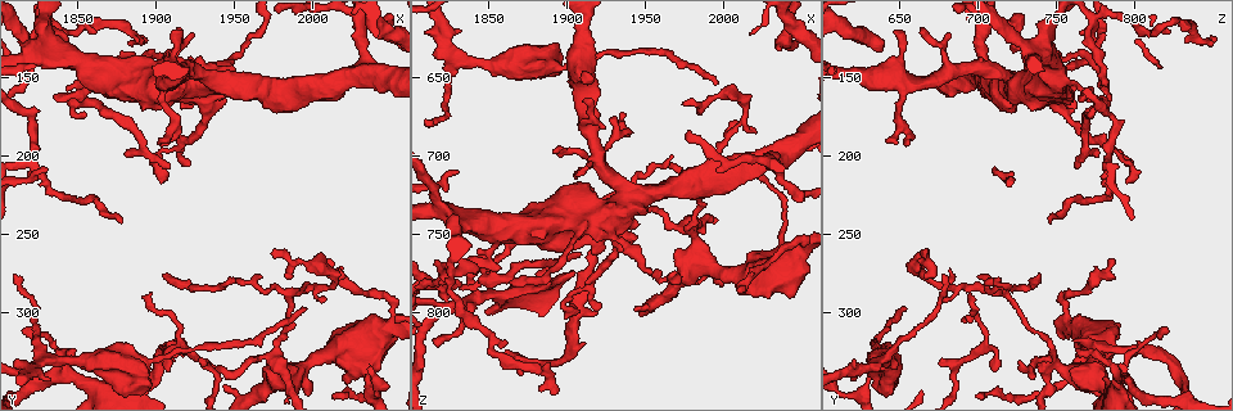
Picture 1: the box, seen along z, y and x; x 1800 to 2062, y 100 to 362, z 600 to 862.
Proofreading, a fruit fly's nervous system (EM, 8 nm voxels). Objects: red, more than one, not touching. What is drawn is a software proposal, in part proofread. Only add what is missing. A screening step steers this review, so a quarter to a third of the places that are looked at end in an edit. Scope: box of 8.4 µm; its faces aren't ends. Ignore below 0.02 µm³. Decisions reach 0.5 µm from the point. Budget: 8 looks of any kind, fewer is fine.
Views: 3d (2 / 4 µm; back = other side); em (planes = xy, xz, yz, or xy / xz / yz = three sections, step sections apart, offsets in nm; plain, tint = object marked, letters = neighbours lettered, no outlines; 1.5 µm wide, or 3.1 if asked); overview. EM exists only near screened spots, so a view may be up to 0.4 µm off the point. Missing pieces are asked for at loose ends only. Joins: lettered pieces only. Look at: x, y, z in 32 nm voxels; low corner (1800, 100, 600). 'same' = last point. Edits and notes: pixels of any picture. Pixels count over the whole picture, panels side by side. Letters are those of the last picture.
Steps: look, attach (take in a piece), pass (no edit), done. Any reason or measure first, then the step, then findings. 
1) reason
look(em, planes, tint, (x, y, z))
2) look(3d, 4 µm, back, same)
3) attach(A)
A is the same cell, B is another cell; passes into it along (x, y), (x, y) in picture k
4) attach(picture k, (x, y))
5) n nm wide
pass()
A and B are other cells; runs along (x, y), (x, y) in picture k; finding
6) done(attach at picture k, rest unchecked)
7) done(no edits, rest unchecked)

free end
look(em, planes, tint, (1912, 318, 760))

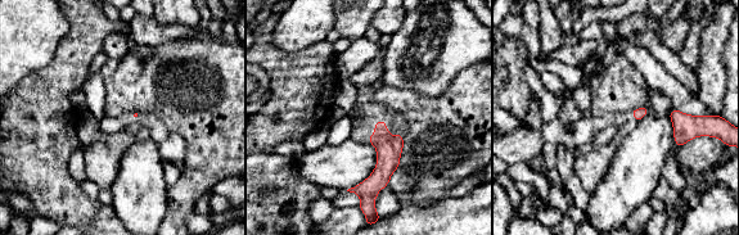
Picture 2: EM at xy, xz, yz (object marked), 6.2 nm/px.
what lies round it
look(em, planes, letters, same)

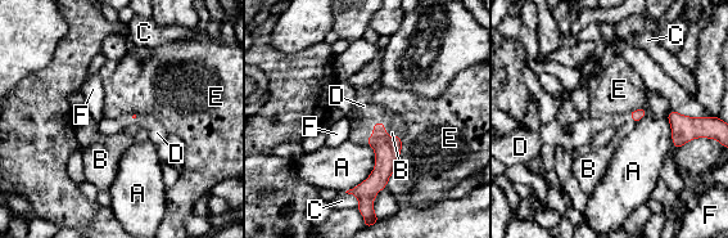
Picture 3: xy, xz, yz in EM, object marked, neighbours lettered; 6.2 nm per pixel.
attach(D)
D is the same cell, A, B, C, E and F are other cells; passes into it along (387, 149), (372, 129), (364, 106) in picture 3; it goes on there

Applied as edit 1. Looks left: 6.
redraw
look(overview)

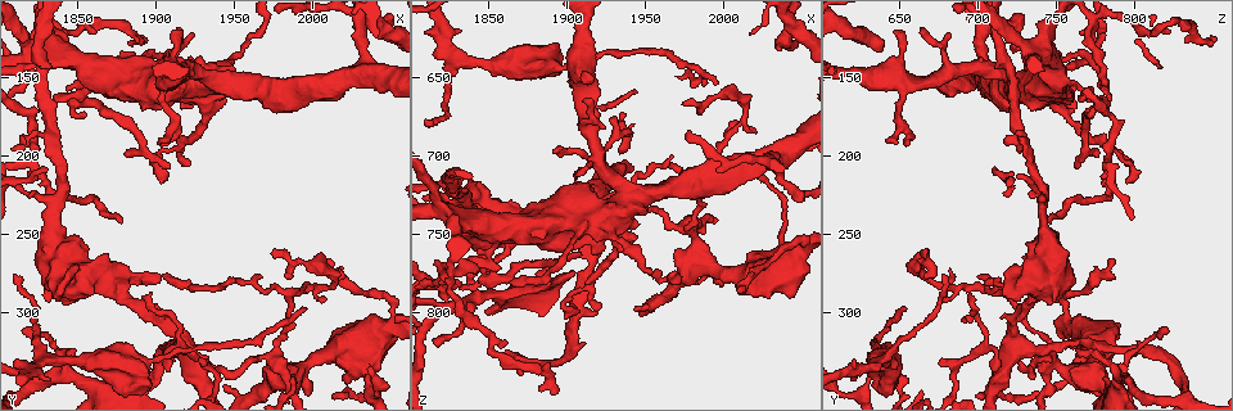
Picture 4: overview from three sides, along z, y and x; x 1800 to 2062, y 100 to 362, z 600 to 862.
tapers out
look(3d, 2 µm, (1896, 288, 694))

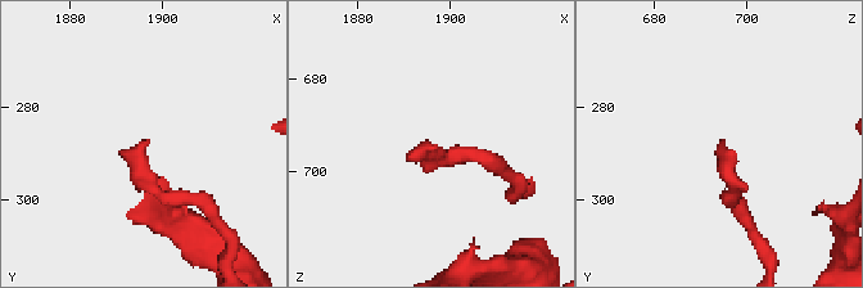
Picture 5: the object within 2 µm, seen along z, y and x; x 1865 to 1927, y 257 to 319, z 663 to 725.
shape alone is not enough
look(em, planes, letters, (1896, 287, 695))

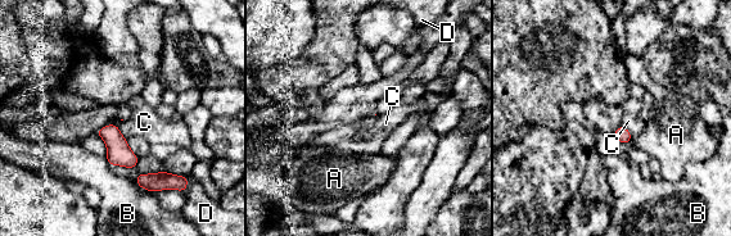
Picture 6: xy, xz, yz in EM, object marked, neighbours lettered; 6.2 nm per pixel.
C touches over 160 nm
pass()
A, B, C and D are other cells; border along (109, 122), (118, 128), (126, 140) in picture 6; none of them fits

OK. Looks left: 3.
tapers out
look(3d, 2 µm, (1908, 208, 762))

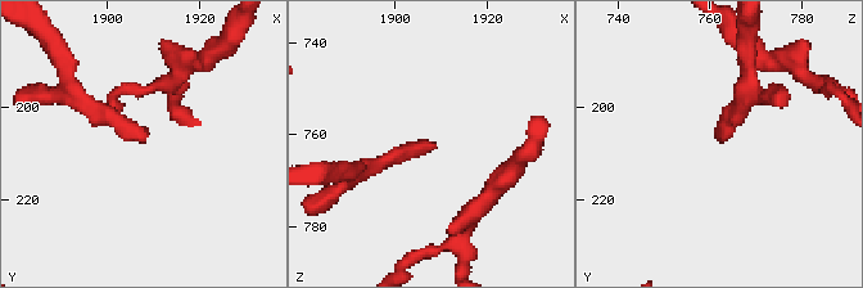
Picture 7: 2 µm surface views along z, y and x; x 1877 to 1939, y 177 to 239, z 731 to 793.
look(em, planes, plain, (1909, 208, 763))

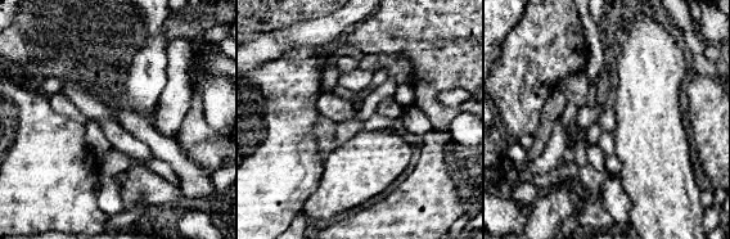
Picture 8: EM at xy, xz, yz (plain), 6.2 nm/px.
look(em, planes, letters, same)

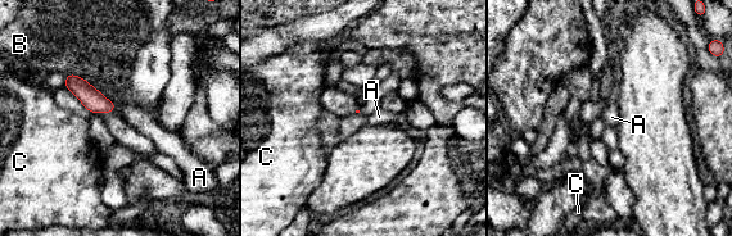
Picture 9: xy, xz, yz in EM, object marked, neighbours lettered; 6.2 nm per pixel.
pass()
A, B and C are other cells; border along (84, 78), (116, 105) in picture 9; none of them fits

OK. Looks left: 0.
done(attach at picture 3, rest unchecked)

